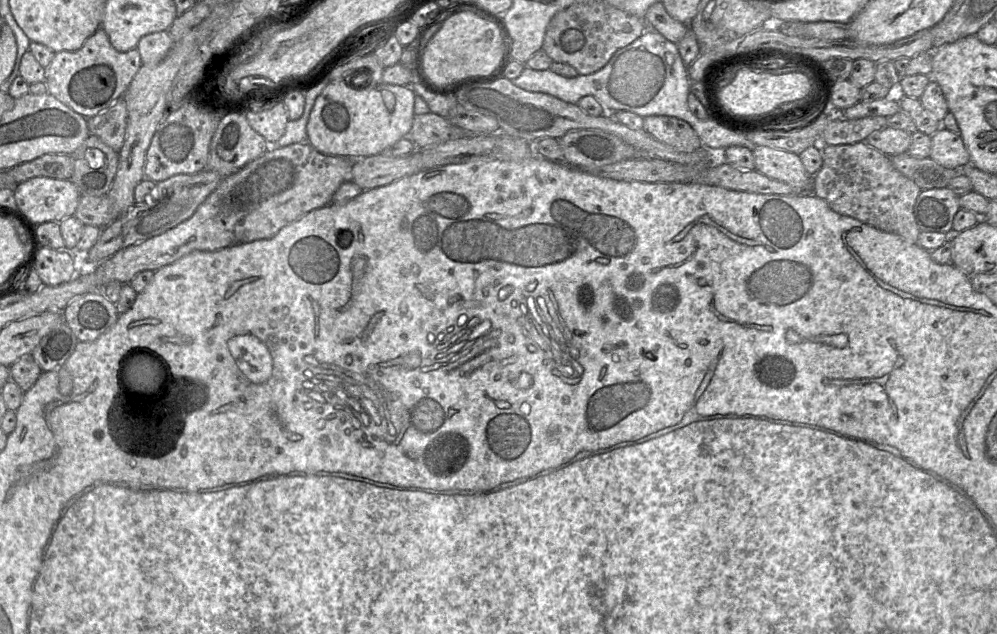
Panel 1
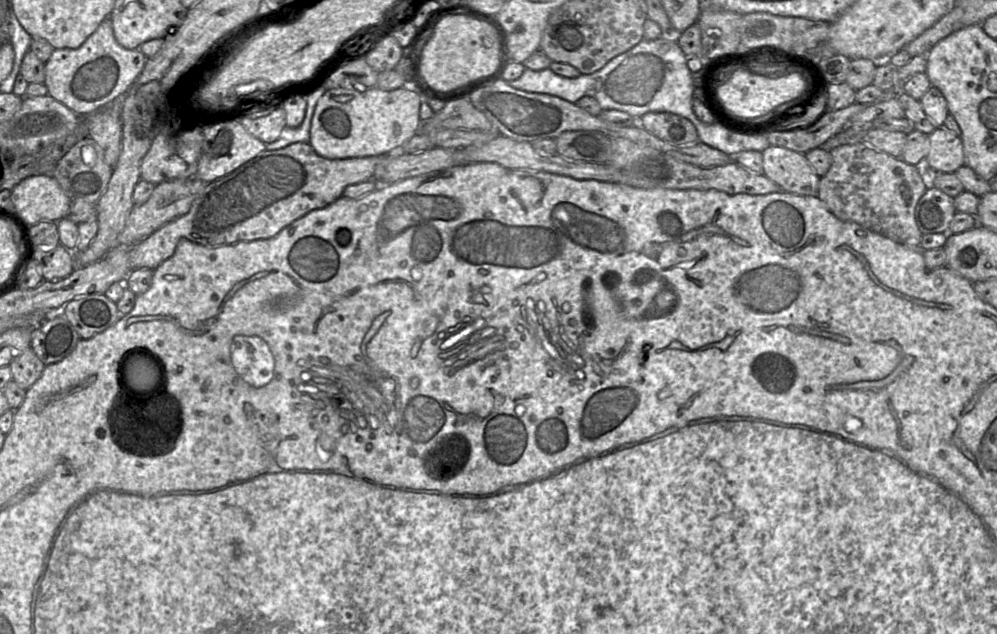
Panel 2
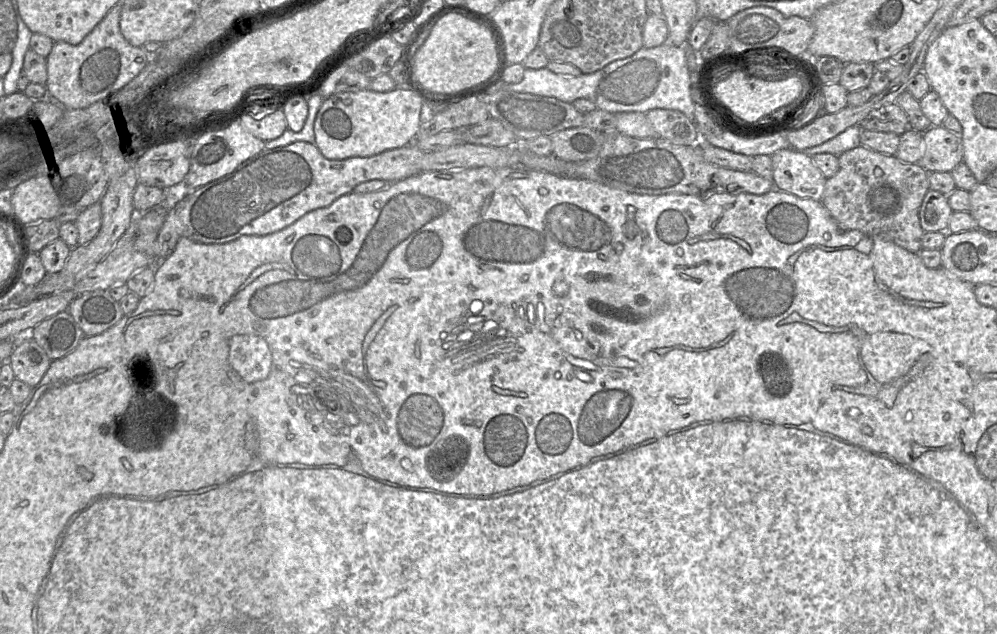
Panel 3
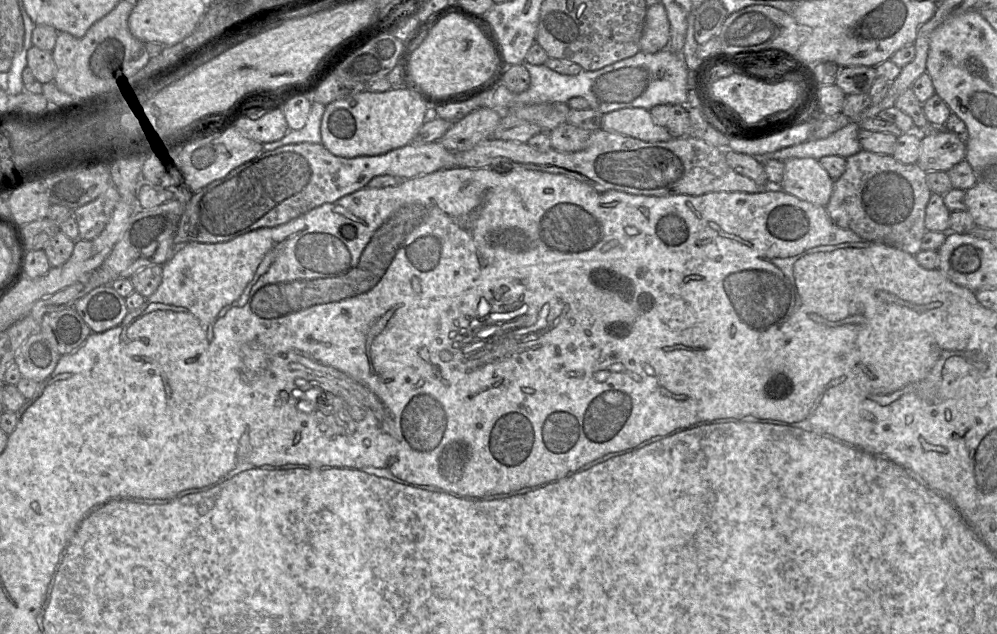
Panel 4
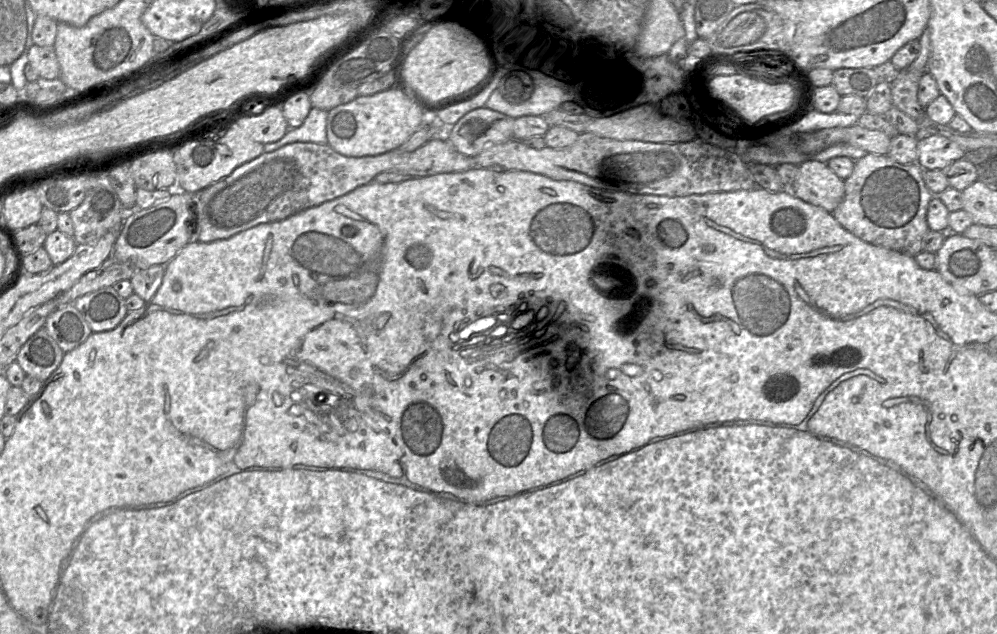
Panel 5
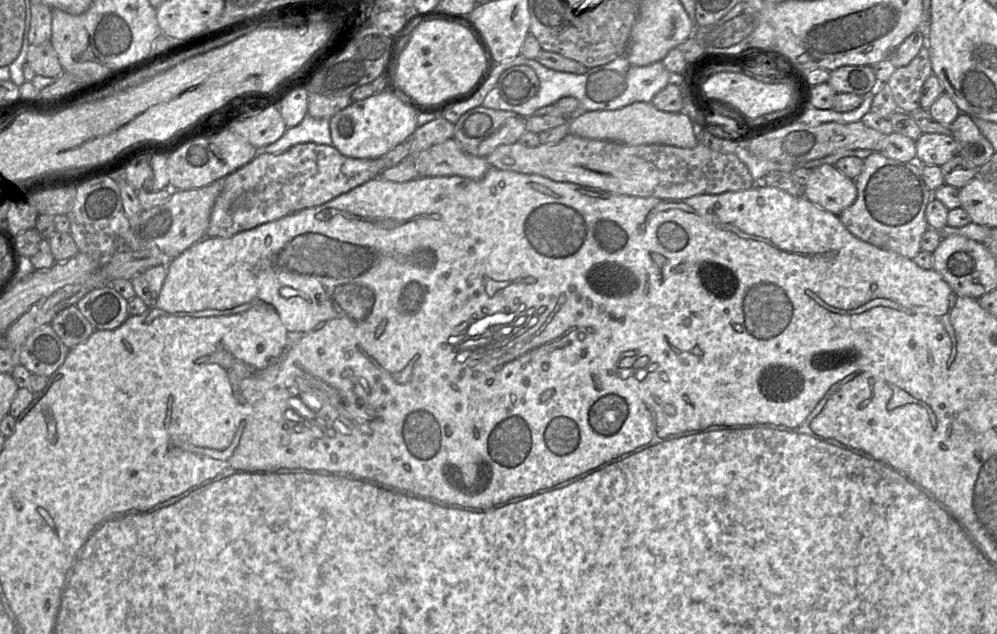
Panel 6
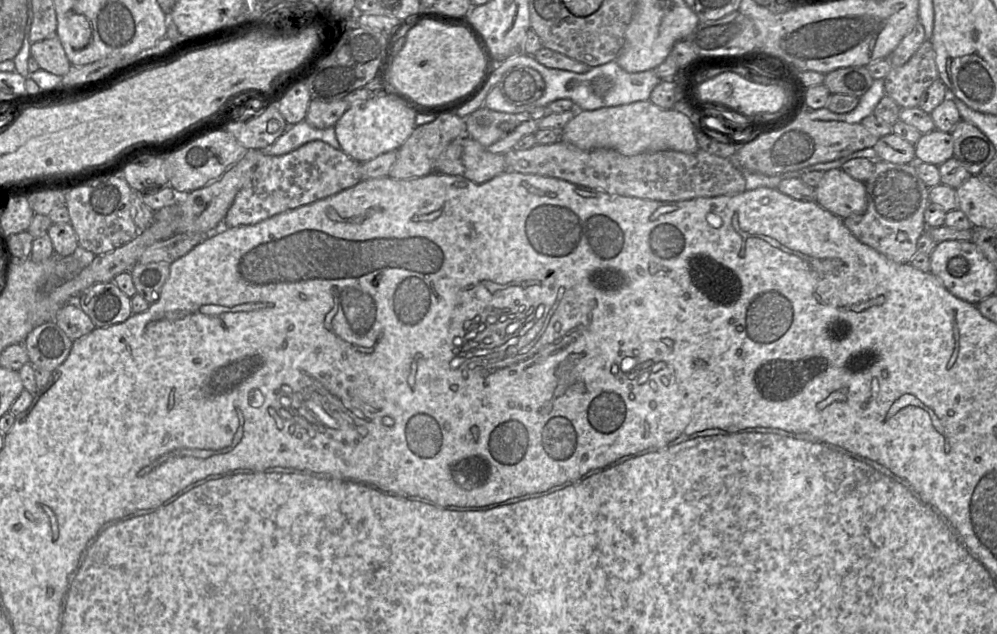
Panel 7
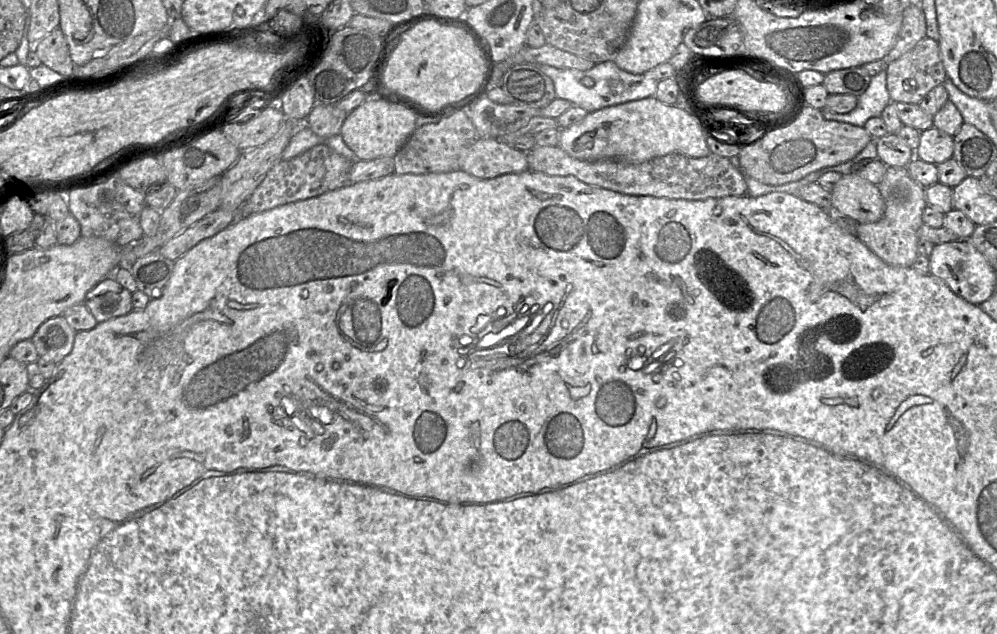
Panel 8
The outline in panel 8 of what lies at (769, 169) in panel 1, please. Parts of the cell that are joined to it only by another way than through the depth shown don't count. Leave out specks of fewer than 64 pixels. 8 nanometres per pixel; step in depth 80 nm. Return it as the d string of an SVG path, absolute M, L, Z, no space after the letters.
M842 175L830 192L831 207L857 223L876 222L884 214L878 186L856 175Z

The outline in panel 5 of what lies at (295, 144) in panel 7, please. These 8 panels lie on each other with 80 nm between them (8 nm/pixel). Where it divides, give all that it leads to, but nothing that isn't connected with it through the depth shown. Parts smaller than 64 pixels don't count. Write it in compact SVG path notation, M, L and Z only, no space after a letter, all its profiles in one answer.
M314 108L310 110L304 123L298 128L290 128L282 139L264 144L264 152L273 152L294 142L328 144L326 125L328 112Z

